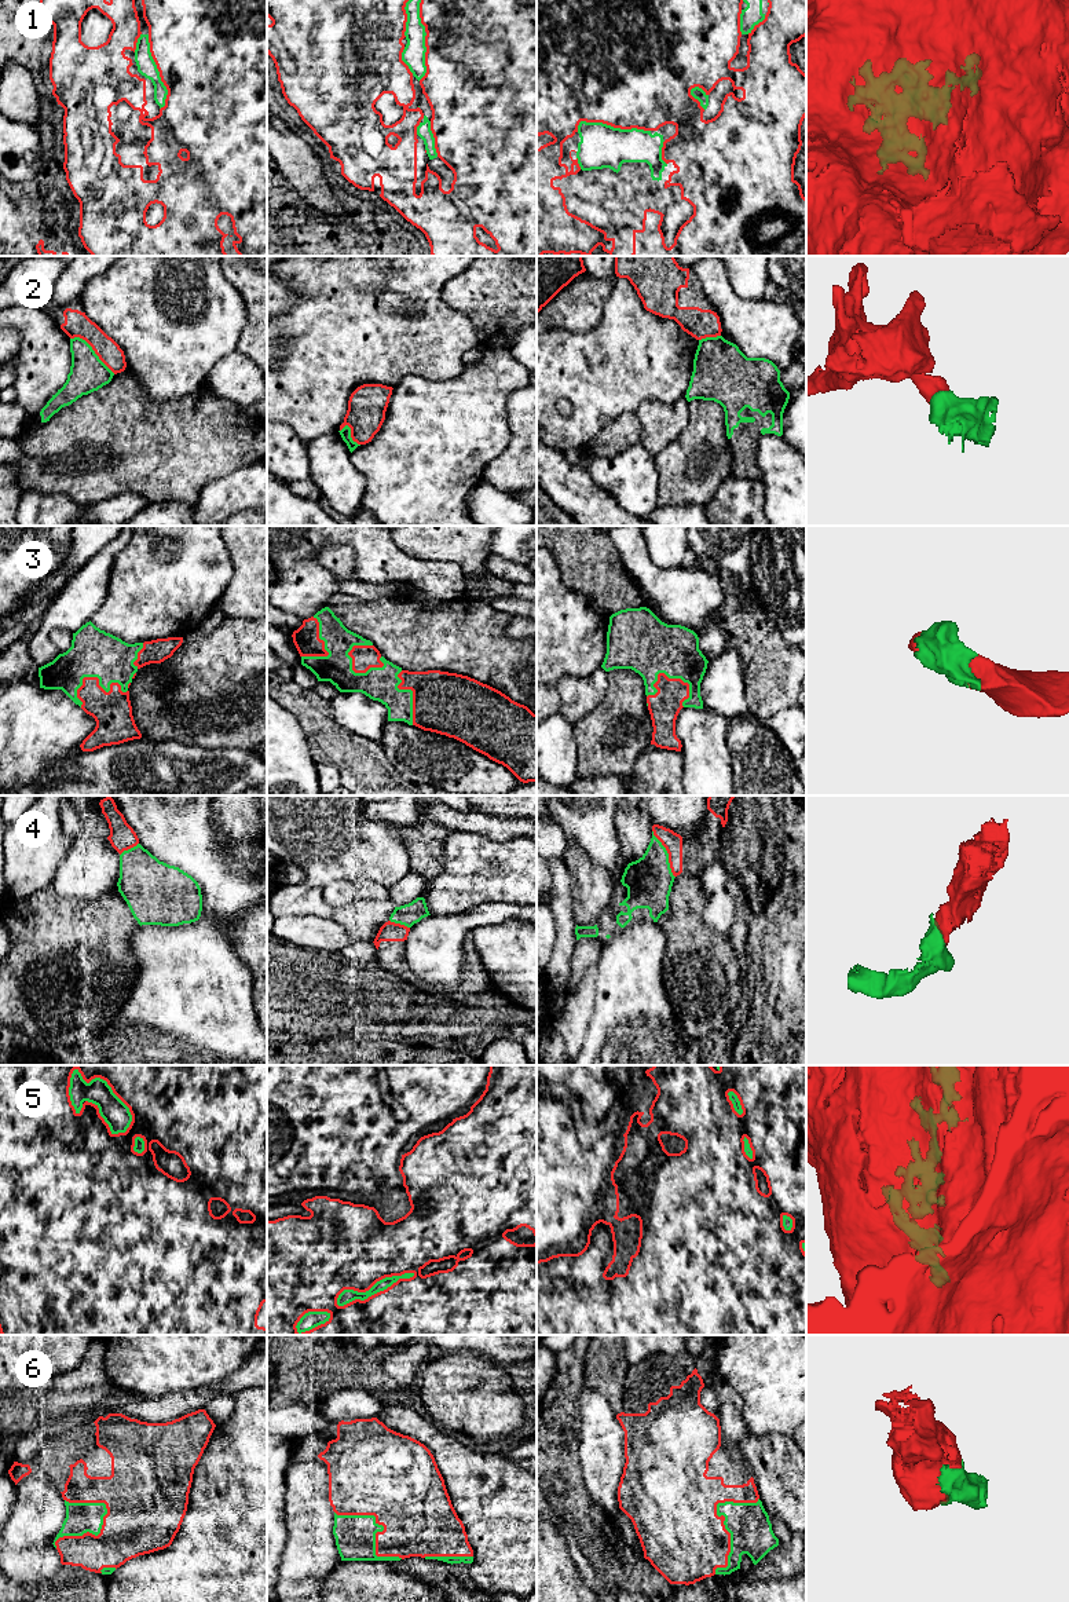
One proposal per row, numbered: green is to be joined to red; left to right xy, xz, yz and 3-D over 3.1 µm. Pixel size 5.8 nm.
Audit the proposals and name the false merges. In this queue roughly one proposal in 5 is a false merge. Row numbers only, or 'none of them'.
2

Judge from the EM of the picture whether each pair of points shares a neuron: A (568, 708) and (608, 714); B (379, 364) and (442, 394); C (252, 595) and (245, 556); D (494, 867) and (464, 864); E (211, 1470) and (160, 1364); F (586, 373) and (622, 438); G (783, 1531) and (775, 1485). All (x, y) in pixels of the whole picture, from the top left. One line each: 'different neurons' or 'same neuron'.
A: different neurons
B: different neurons
C: same neuron
D: same neuron
E: different neurons
F: different neurons
G: different neurons

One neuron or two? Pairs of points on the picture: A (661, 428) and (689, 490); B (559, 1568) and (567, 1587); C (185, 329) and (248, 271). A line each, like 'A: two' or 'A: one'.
A: two
B: one
C: two

